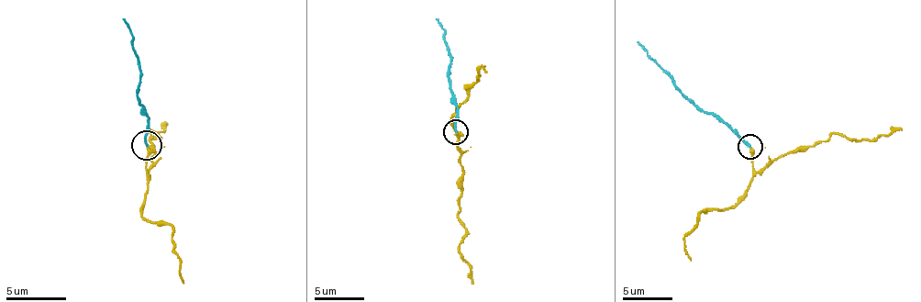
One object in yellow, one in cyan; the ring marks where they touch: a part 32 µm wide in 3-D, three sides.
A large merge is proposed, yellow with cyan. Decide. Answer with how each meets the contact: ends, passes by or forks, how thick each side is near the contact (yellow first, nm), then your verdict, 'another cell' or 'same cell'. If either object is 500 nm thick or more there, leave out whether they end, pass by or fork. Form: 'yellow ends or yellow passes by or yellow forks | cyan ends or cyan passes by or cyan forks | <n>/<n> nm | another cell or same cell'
yellow ends | cyan ends | 320/190 nm | same cell

